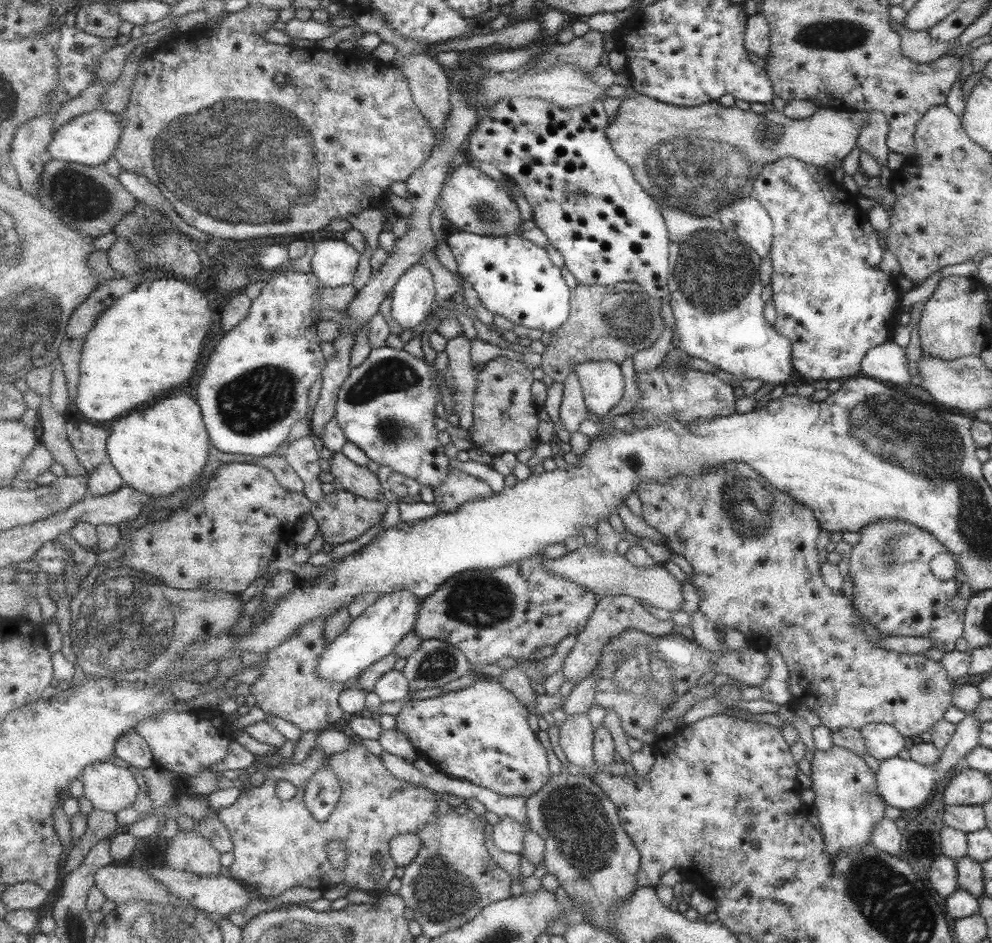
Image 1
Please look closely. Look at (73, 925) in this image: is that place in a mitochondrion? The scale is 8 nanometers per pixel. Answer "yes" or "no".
yes

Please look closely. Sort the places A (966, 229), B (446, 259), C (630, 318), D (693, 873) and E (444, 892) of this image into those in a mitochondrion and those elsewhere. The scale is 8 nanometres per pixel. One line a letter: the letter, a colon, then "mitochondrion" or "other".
A: mitochondrion
B: other
C: mitochondrion
D: other
E: mitochondrion

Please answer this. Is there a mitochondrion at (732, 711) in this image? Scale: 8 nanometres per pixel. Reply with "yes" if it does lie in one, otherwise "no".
no

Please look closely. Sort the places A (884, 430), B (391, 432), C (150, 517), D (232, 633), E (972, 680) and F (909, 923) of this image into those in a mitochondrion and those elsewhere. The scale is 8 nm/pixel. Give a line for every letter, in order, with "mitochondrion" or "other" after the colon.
A: mitochondrion
B: mitochondrion
C: other
D: other
E: other
F: mitochondrion

